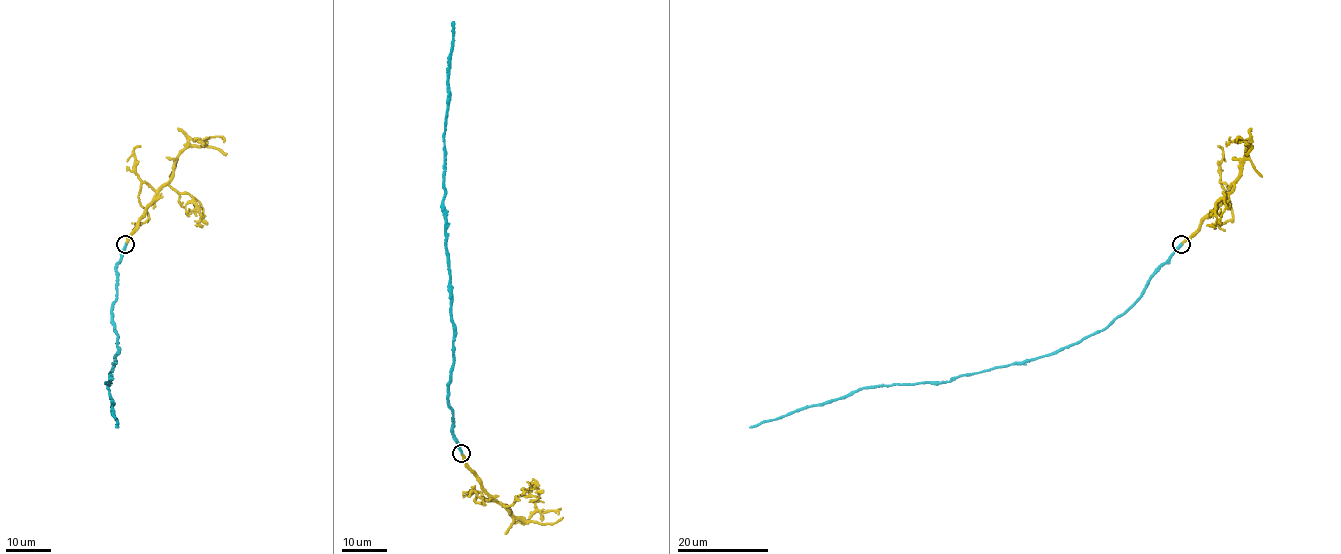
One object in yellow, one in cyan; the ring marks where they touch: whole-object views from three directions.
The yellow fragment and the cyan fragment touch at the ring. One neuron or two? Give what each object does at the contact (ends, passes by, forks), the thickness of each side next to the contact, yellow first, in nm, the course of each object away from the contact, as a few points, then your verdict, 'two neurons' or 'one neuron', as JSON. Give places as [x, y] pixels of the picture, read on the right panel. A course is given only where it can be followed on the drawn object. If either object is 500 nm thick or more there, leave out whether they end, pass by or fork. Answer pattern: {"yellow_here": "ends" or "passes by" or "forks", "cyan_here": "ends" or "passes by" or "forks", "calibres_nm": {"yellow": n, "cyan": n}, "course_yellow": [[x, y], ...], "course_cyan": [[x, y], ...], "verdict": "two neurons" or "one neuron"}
{"yellow_here": "ends", "cyan_here": "ends", "calibres_nm": {"yellow": 320, "cyan": 320}, "course_yellow": [[1182, 244], [1237, 179], [1245, 145], [1250, 141], [1240, 139], [1239, 136], [1236, 142]], "course_cyan": [[1181, 244], [1122, 314], [1101, 330], [1050, 354], [941, 382], [863, 387], [750, 427]], "verdict": "one neuron"}

